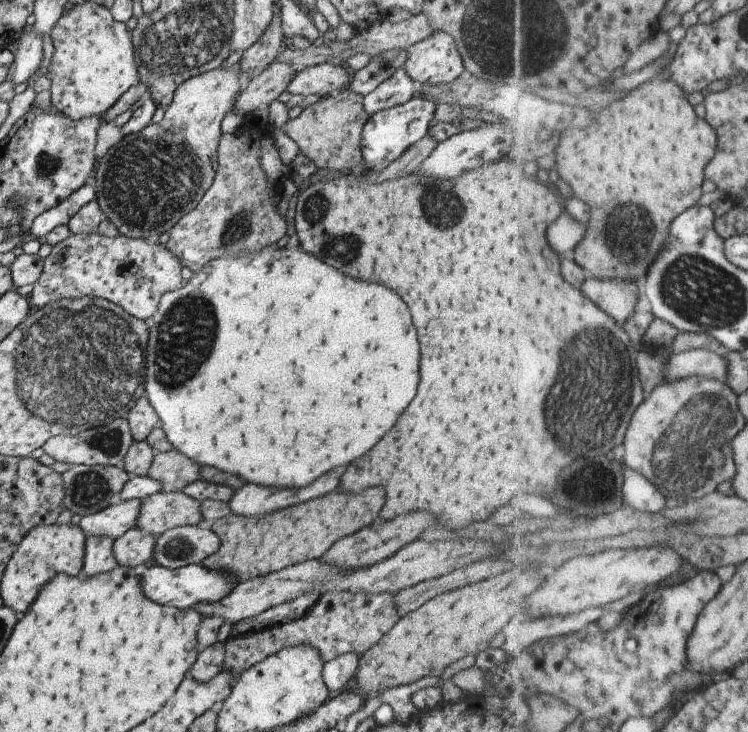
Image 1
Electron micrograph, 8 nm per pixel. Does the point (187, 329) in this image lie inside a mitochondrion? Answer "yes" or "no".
yes

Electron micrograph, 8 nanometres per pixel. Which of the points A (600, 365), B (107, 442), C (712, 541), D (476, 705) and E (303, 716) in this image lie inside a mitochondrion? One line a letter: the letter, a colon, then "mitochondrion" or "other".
A: mitochondrion
B: mitochondrion
C: other
D: other
E: other

